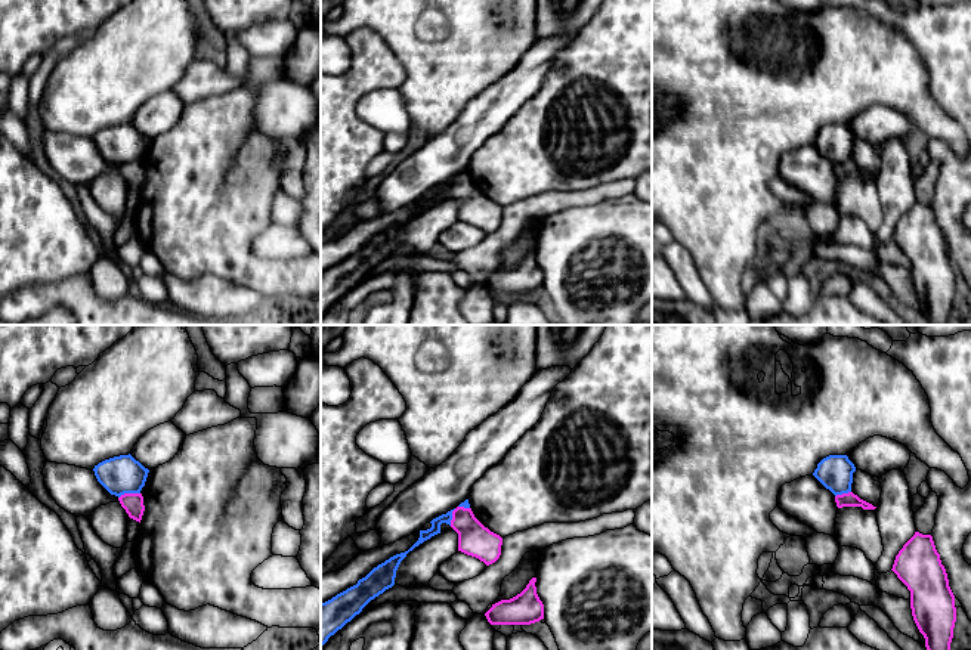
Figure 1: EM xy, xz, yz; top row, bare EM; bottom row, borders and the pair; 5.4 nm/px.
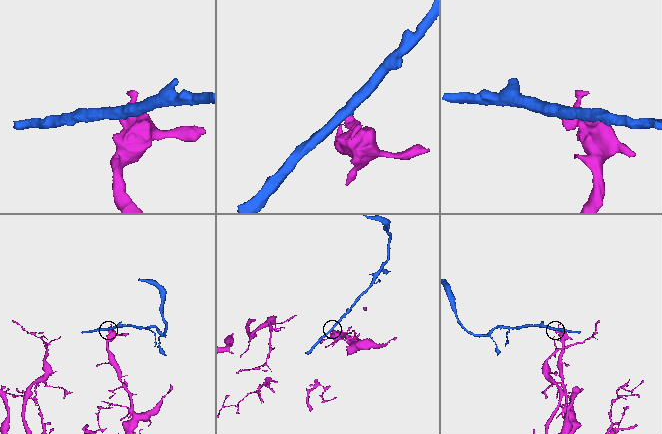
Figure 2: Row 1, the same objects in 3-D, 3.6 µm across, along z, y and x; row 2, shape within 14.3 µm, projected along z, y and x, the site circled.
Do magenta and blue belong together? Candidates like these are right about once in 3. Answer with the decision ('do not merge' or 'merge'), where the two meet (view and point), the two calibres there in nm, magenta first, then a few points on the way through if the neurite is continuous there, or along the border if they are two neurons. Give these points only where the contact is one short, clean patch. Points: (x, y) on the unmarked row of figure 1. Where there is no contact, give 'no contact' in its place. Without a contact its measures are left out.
do not merge | xy (129, 163) | 110/220 nm | along xy (139, 161), (124, 161), (118, 167)

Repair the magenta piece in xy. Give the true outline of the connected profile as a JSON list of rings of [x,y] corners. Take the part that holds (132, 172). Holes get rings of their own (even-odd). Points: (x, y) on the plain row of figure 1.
[[[124,162],[118,167],[118,170],[129,186],[140,192],[145,180],[142,162]]]

